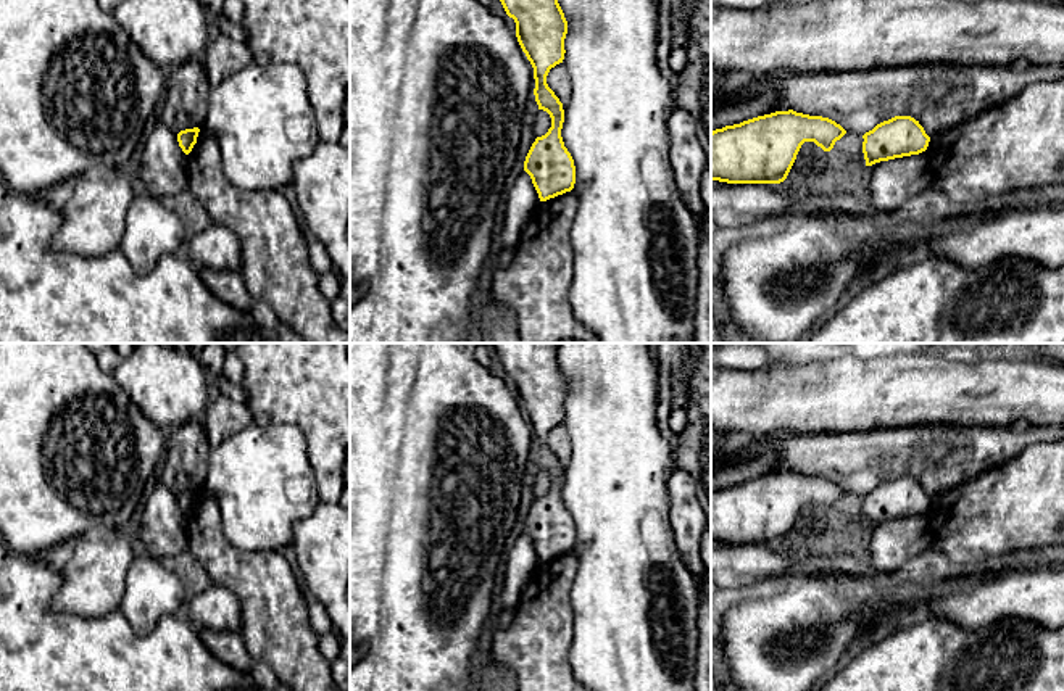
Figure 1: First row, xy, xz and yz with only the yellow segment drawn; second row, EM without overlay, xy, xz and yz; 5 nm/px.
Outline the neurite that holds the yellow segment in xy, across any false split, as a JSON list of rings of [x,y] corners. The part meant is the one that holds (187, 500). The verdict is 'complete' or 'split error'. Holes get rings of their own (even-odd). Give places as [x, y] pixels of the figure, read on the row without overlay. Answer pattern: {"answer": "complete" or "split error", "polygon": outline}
{"answer": "complete", "polygon": [[[193,488],[193,490],[181,491],[177,494],[179,507],[182,509],[182,512],[185,515],[189,515],[192,512],[193,506],[197,504],[198,493],[200,493],[200,490]]]}

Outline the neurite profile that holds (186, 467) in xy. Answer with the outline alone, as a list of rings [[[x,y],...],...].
[[[200,419],[166,432],[166,462],[161,483],[176,496],[181,491],[205,488],[211,448]]]

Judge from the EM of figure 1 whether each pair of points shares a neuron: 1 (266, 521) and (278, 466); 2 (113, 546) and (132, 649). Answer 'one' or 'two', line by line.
1: one
2: two

